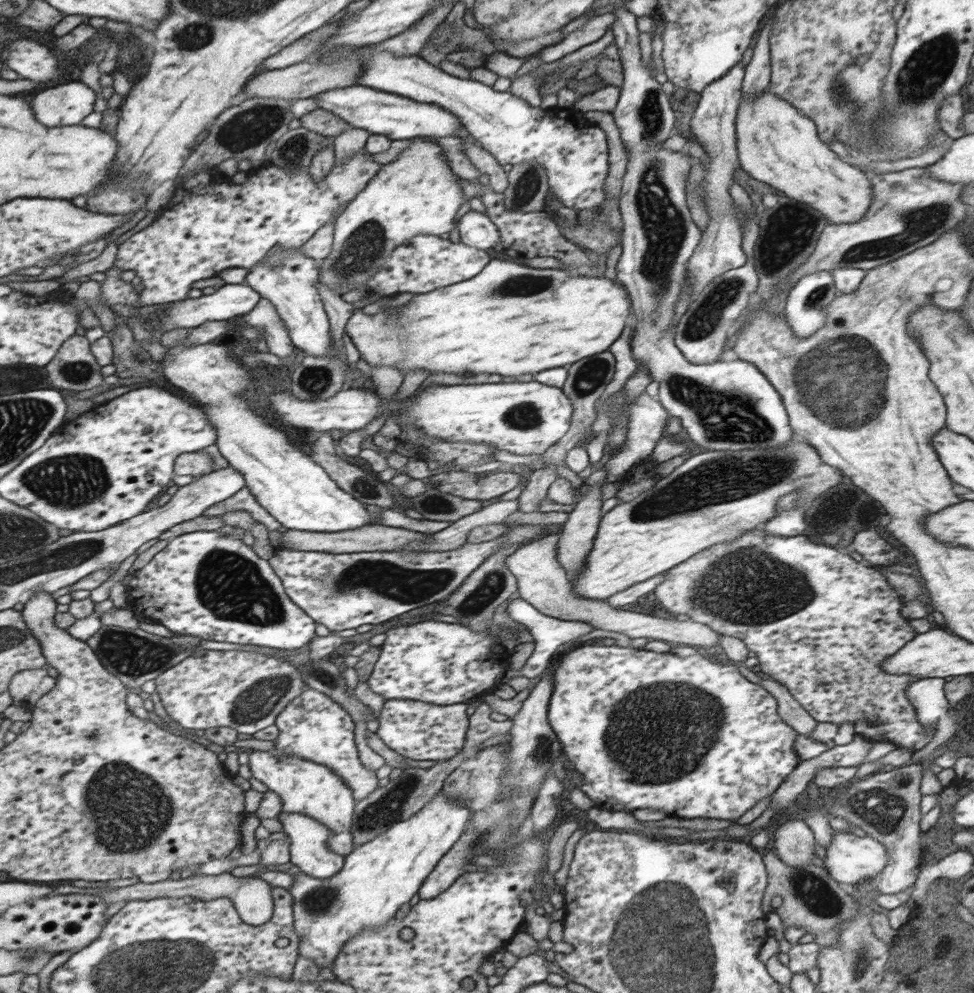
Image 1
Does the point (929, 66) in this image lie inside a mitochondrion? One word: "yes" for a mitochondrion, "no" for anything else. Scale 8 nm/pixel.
yes

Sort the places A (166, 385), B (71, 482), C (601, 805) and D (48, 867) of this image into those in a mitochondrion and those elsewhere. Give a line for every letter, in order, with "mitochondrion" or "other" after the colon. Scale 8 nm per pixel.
A: other
B: mitochondrion
C: other
D: other

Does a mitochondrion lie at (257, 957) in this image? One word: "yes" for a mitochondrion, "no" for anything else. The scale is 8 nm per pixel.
no

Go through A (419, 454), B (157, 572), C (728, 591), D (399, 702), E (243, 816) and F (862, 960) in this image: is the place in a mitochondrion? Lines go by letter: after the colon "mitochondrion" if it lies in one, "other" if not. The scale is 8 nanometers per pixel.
A: other
B: other
C: mitochondrion
D: other
E: other
F: mitochondrion

